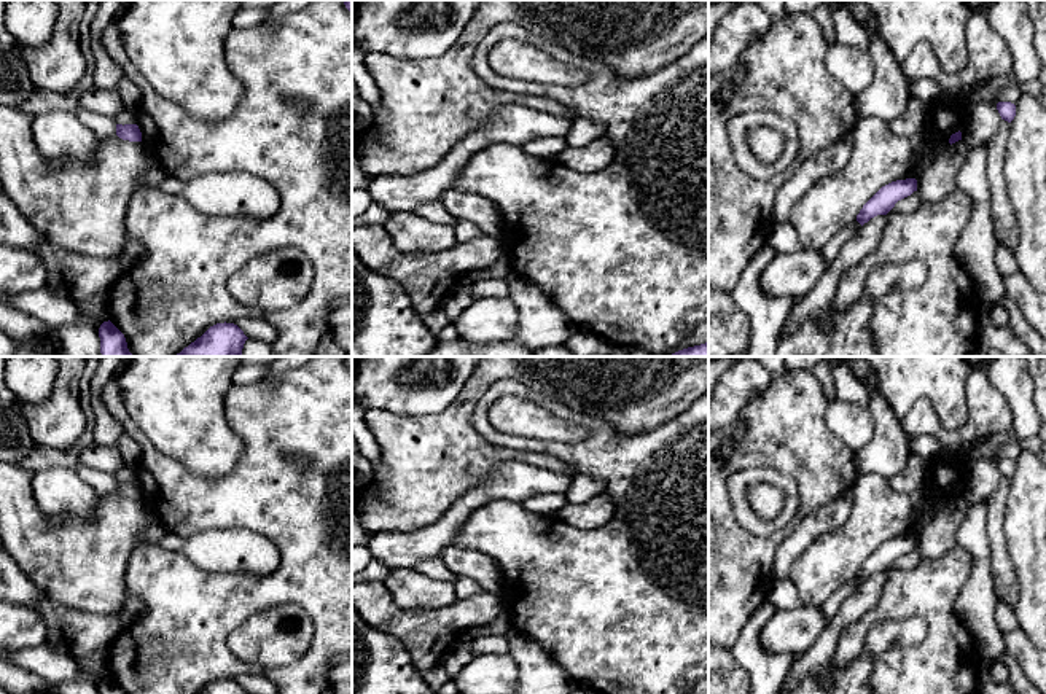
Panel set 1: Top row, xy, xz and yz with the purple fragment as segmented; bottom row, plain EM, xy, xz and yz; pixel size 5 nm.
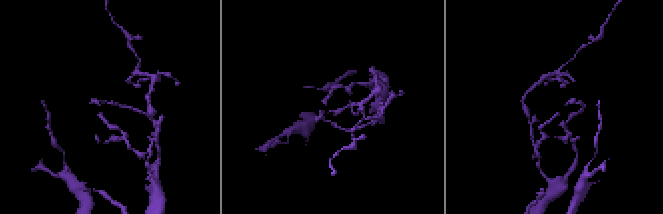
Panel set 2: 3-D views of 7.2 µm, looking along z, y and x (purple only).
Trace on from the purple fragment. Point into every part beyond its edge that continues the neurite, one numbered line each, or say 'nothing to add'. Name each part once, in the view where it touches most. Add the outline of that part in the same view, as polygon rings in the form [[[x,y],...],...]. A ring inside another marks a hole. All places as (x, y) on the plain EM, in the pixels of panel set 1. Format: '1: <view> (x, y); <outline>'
nothing to add

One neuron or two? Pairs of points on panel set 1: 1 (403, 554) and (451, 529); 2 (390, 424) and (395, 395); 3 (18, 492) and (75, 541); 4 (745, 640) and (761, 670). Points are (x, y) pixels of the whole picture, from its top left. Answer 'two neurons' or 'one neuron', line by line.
1: one neuron
2: two neurons
3: one neuron
4: one neuron

